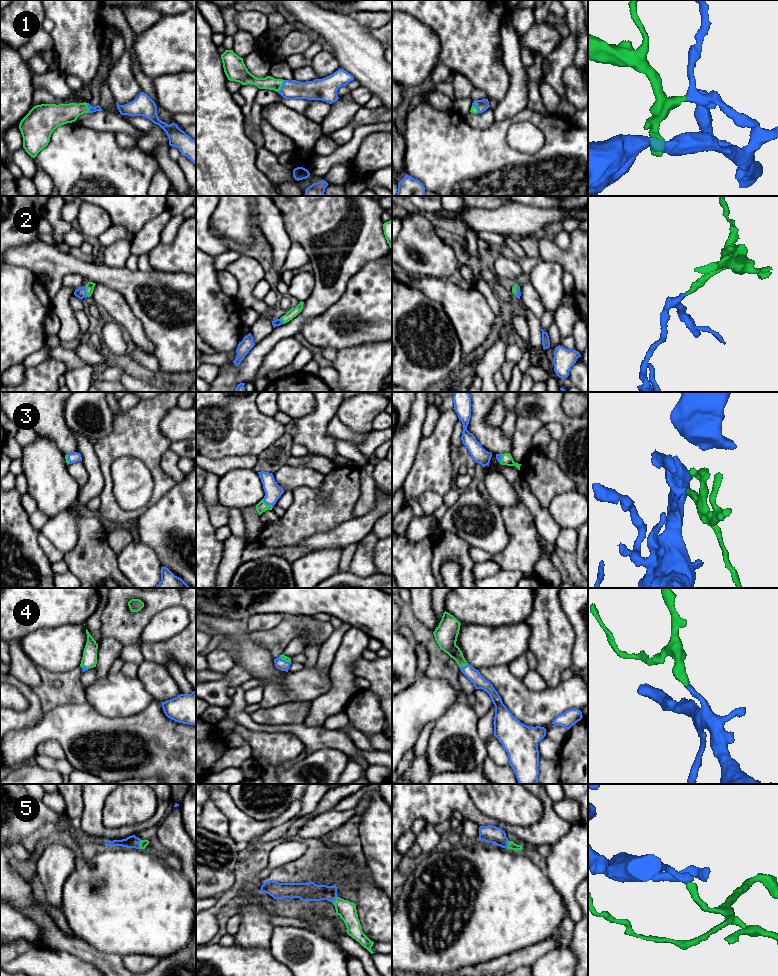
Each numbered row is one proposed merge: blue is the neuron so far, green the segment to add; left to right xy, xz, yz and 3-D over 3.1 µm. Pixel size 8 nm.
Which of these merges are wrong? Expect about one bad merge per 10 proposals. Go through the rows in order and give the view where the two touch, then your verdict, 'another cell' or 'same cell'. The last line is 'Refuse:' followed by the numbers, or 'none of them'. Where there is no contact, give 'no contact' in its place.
1: contact in xz; same cell
2: contact in xy; same cell
3: contact in xz; same cell
4: contact in yz; same cell
5: contact in xy; same cell
Refuse: none of them

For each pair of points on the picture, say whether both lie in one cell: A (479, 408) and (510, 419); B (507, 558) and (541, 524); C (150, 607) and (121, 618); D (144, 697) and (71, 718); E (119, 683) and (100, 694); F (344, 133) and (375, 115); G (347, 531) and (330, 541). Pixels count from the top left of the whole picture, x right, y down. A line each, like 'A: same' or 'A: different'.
A: different
B: different
C: same
D: different
E: same
F: same
G: same

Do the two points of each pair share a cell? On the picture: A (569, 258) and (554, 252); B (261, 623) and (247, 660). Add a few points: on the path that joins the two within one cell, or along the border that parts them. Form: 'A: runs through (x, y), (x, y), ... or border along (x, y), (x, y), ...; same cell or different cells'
A: runs through (565, 258), (558, 255); same cell
B: border along (245, 621), (249, 632); different cells

